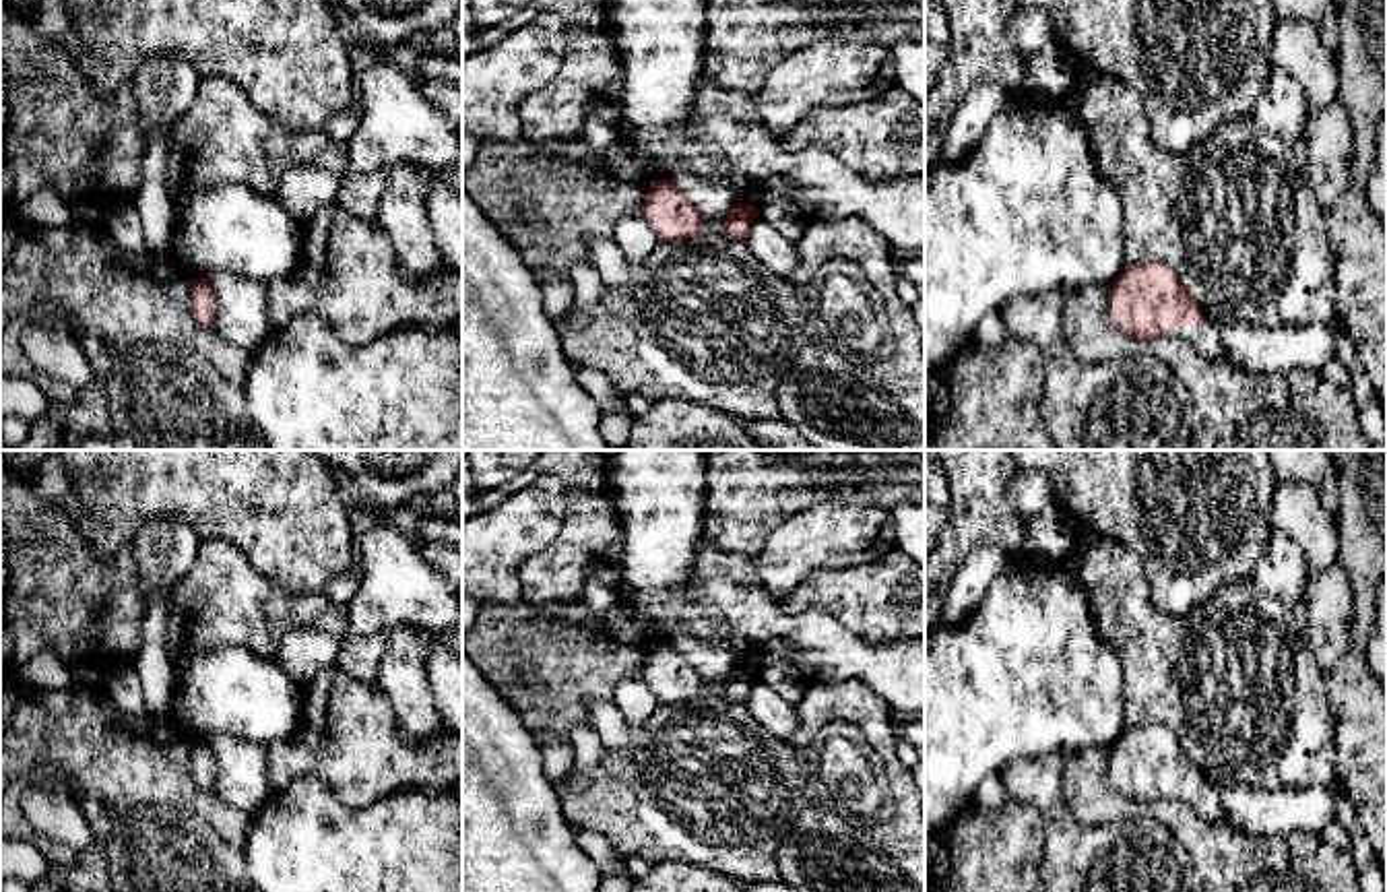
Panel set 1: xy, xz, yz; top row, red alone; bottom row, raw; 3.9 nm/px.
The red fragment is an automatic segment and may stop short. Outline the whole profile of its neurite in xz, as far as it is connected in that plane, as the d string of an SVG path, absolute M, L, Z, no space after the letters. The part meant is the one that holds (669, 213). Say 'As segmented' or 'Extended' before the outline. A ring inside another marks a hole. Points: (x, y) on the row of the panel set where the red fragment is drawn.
As segmented. M652 180L642 213L660 242L687 240L704 231L698 209L673 180Z

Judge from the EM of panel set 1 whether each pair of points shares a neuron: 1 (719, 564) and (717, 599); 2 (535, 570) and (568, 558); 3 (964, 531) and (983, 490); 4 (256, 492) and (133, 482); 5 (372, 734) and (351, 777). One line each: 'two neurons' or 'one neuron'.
1: two neurons
2: one neuron
3: one neuron
4: one neuron
5: one neuron

